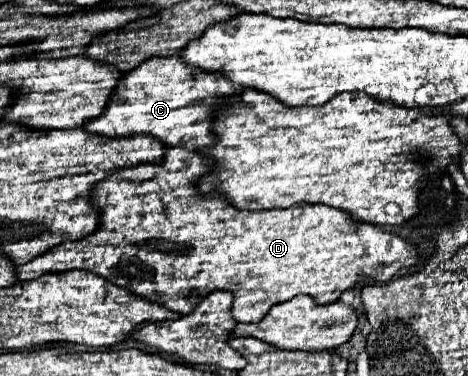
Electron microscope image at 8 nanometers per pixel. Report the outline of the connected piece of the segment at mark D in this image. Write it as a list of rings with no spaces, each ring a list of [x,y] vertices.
[[[168,148],[162,164],[140,164],[112,172],[108,180],[94,188],[92,202],[100,208],[100,228],[82,240],[62,242],[40,258],[18,266],[18,278],[34,280],[50,272],[88,270],[180,314],[190,314],[210,292],[228,290],[234,292],[234,318],[238,322],[260,322],[274,304],[292,300],[298,294],[310,294],[318,304],[332,304],[342,292],[364,280],[388,282],[402,268],[418,264],[416,244],[380,226],[354,220],[338,208],[298,204],[286,209],[248,212],[234,208],[220,194],[204,196],[196,182],[200,182],[200,176],[206,176],[212,166],[214,160],[202,152]]]

